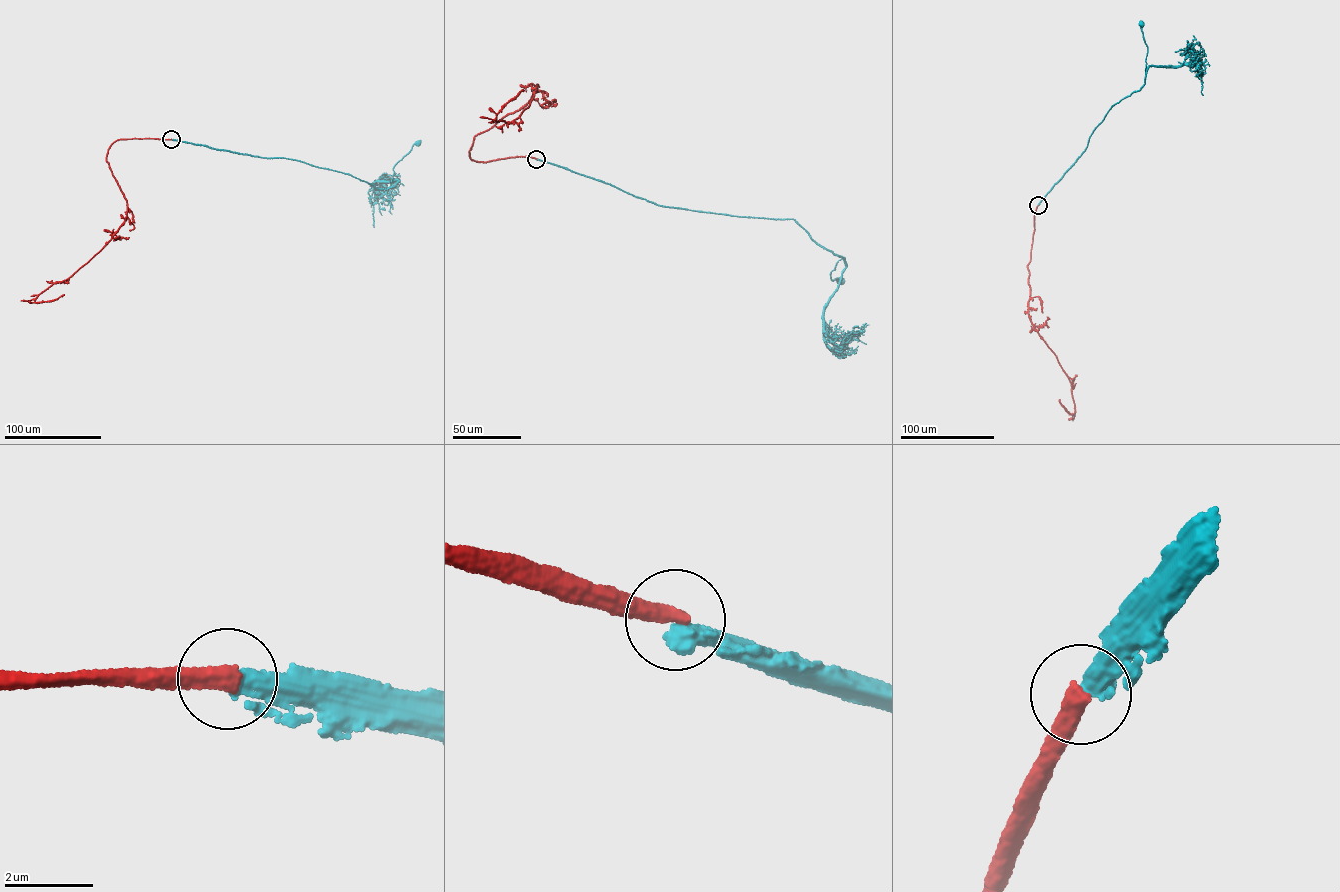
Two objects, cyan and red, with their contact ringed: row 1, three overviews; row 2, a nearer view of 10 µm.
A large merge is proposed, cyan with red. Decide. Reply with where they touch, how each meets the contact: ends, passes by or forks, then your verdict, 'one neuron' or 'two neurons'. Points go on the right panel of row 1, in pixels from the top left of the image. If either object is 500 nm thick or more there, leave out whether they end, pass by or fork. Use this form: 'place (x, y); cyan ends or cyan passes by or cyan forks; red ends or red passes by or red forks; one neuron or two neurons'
place (1038, 205); cyan ends; red ends; two neurons

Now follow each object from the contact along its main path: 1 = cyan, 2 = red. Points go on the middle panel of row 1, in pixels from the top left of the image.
1: (537, 158), (667, 207), (732, 216), (794, 219), (812, 239), (843, 258), (830, 273), (831, 280), (841, 281)
2: (537, 158), (470, 156), (475, 137), (524, 105), (538, 85), (520, 117), (496, 121), (501, 106), (523, 90)

